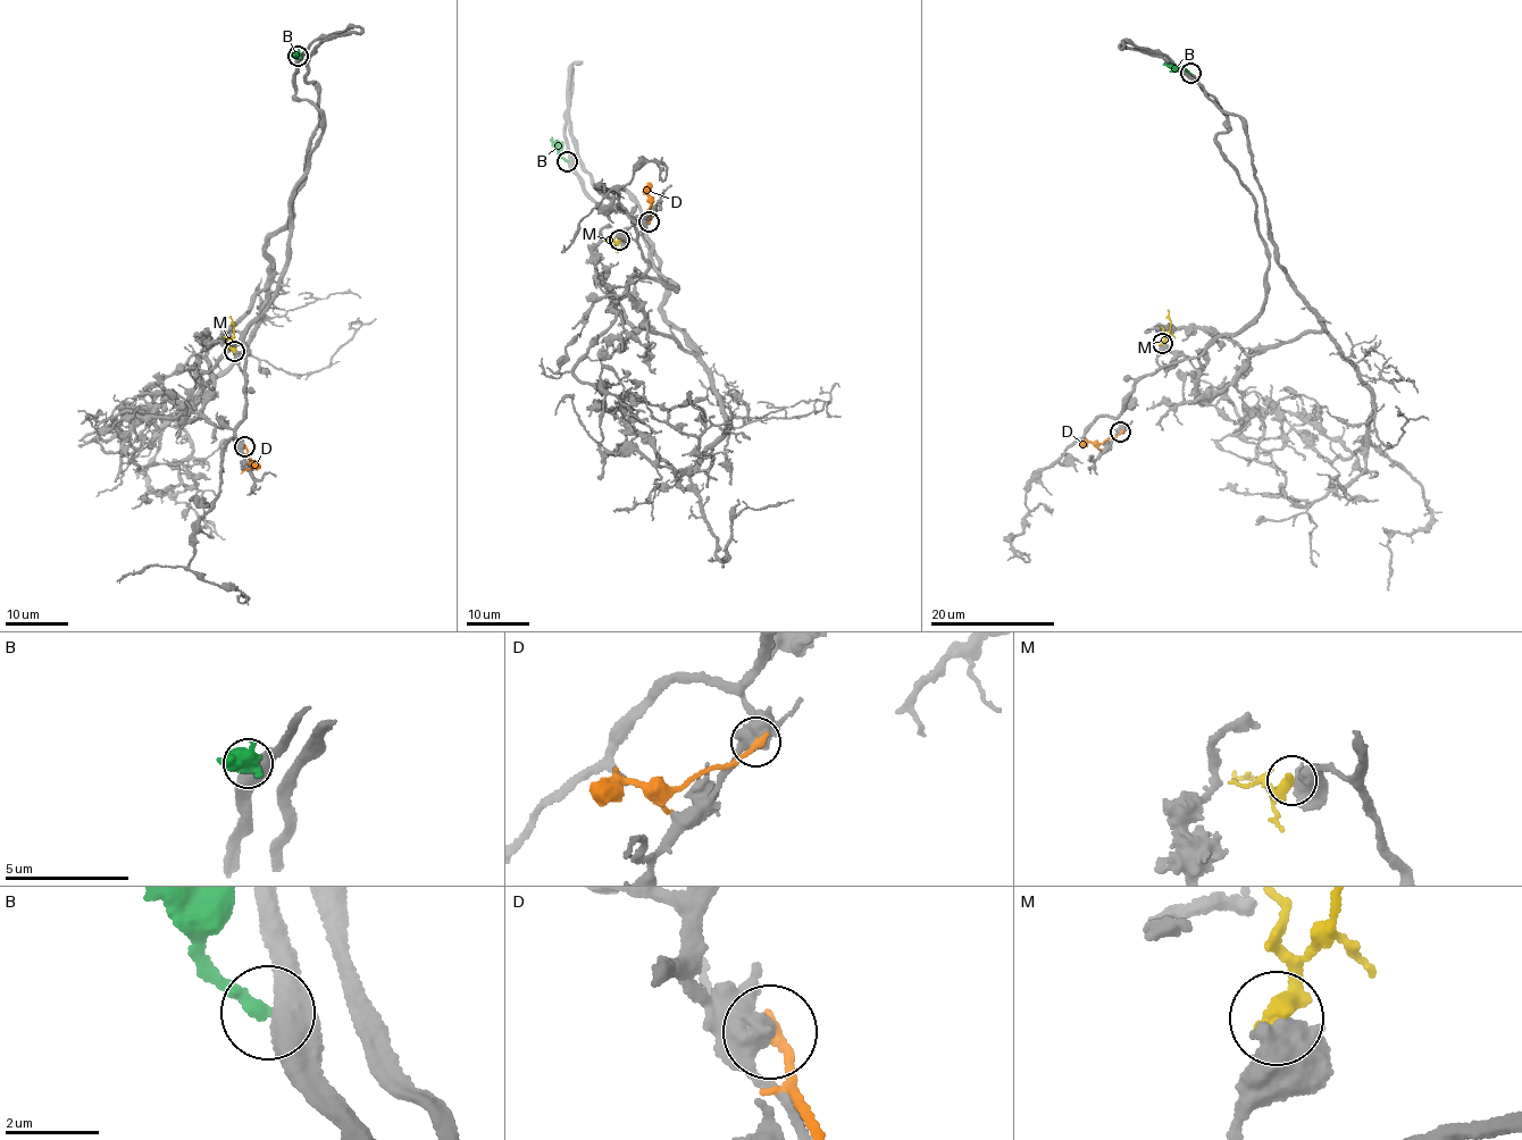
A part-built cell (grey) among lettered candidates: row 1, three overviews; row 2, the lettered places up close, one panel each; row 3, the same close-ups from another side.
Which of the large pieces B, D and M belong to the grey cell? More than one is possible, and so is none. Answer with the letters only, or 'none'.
none

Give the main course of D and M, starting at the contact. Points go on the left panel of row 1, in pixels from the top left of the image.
D: (244, 446), (251, 462), (261, 466)
M: (234, 351), (231, 345), (232, 317)

